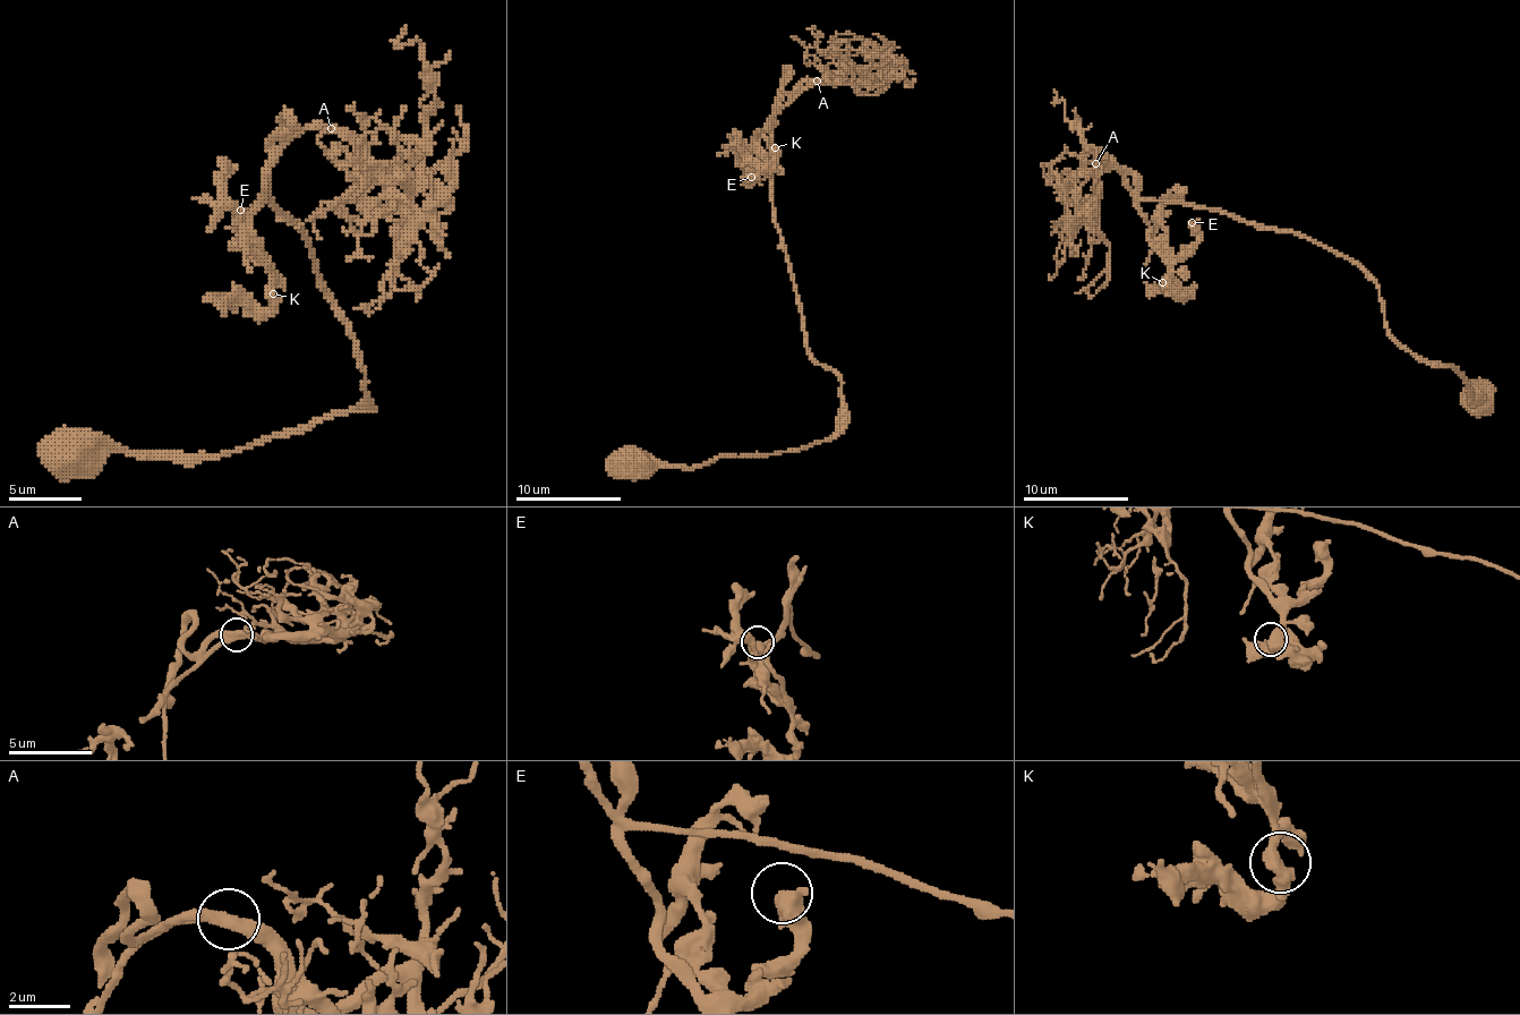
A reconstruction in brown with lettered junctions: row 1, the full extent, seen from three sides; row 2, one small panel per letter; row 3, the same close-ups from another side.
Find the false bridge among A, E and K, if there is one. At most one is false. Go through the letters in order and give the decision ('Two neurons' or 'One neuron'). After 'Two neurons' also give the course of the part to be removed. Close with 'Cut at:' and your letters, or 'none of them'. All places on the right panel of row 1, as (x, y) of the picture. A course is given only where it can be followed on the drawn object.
A: One neuron
E: One neuron
K: One neuron
Cut at: none of them

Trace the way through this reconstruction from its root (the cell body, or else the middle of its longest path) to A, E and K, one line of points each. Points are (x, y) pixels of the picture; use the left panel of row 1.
A: (71, 451), (229, 455), (365, 400), (350, 323), (270, 198), (278, 154), (306, 128), (332, 128)
E: (71, 451), (229, 455), (365, 400), (350, 323), (270, 180), (252, 216), (258, 261), (240, 210)
K: (71, 451), (229, 455), (358, 408), (365, 367), (350, 323), (270, 180), (252, 235), (273, 293)

